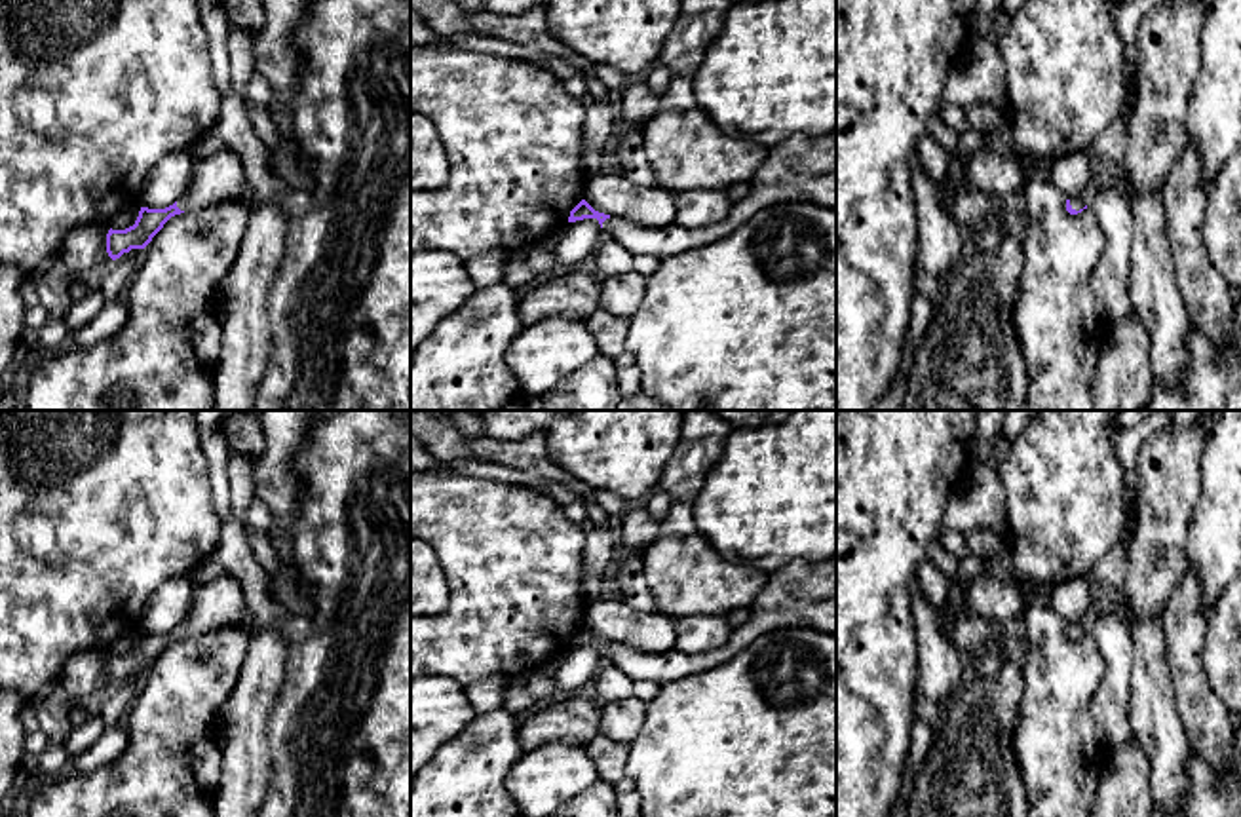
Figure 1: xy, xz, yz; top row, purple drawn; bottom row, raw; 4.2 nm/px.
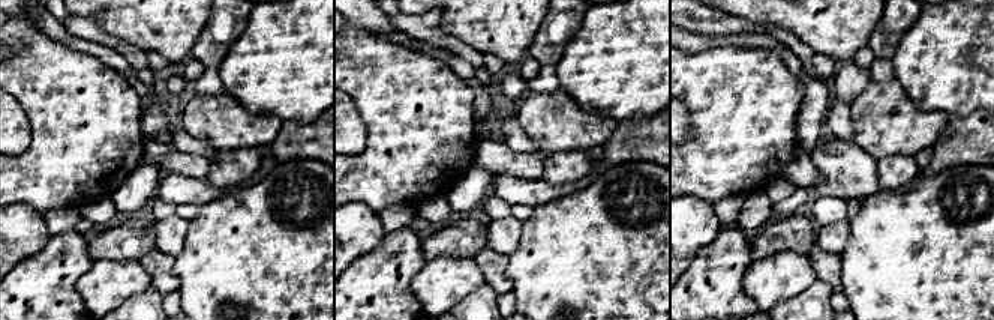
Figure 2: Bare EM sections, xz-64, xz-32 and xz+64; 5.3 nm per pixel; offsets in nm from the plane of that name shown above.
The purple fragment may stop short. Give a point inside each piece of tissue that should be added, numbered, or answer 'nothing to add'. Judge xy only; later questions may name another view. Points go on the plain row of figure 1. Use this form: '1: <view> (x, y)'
1: xy (217, 603)

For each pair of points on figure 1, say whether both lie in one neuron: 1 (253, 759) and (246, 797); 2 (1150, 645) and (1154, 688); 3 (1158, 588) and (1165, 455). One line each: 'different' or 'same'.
1: same
2: same
3: same

